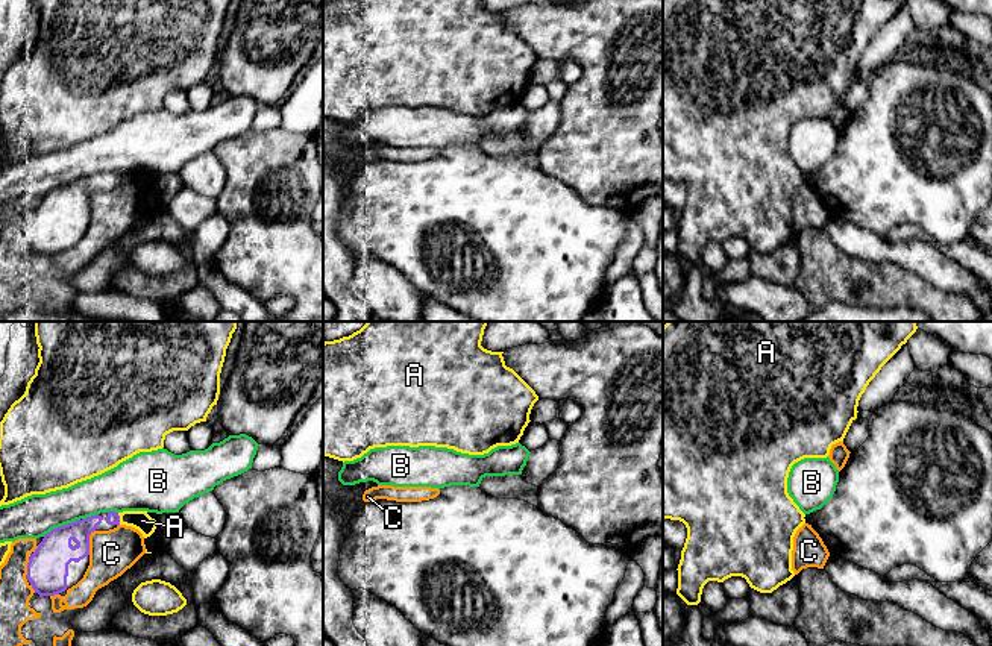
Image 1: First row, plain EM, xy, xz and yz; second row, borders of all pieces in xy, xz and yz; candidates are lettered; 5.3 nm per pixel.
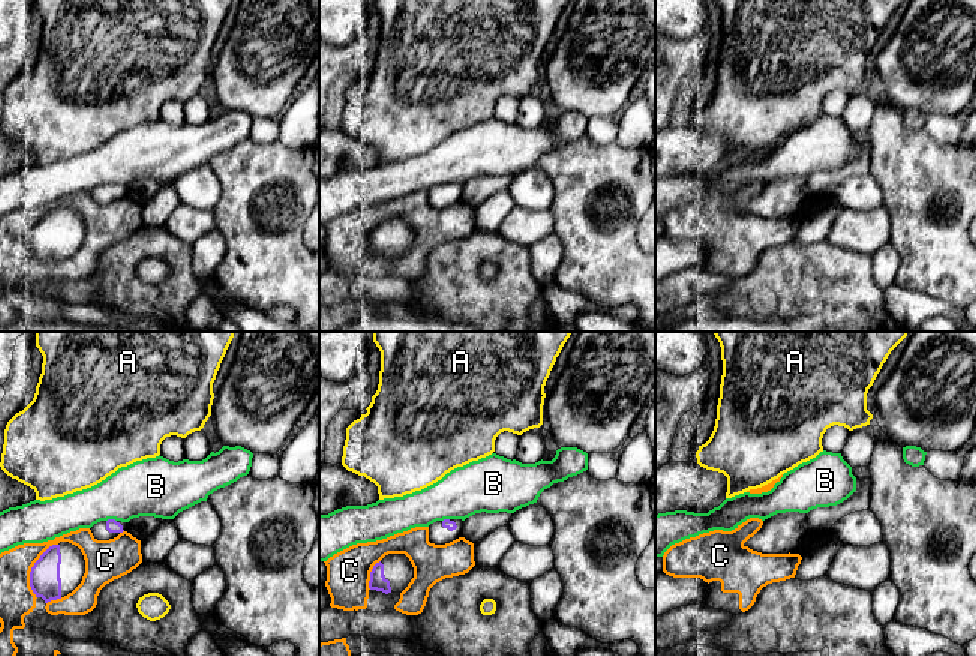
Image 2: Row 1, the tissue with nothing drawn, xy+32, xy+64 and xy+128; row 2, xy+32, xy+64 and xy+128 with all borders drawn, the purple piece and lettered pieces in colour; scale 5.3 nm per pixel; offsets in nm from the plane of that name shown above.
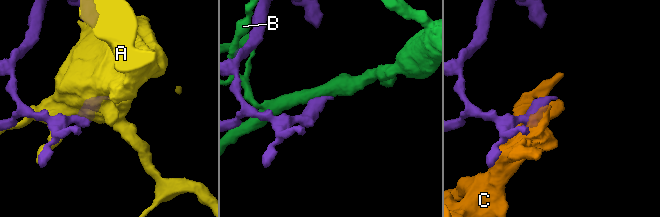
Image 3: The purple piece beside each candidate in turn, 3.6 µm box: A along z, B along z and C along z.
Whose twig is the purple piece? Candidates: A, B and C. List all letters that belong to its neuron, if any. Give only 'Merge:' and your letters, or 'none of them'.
Merge: none of them

